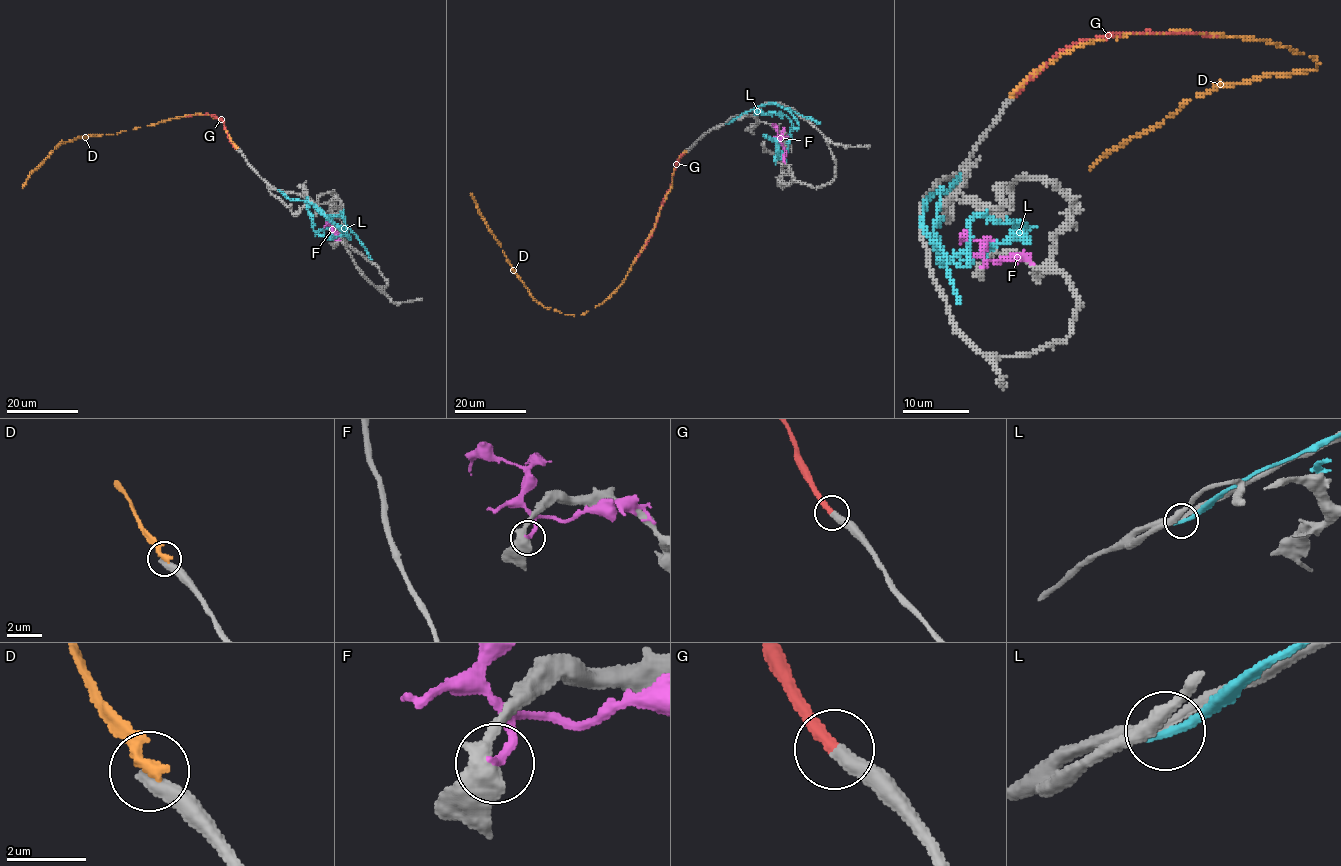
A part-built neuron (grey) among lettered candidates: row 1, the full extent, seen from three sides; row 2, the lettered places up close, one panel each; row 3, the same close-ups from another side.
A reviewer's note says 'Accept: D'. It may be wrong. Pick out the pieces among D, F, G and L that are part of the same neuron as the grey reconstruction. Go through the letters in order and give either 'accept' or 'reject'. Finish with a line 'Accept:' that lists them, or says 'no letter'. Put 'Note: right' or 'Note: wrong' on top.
Note: wrong
D: reject
F: reject
G: accept
L: reject
Accept: G

